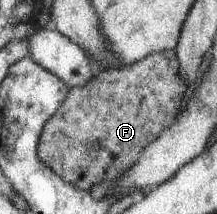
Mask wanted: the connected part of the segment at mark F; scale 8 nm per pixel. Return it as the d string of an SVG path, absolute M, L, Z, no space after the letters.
M173 51L148 54L141 61L116 68L99 71L99 74L83 88L69 88L69 94L61 108L46 122L38 146L38 155L67 182L81 190L90 190L95 184L113 182L126 173L145 152L147 145L157 140L178 116L187 82L183 80L182 65Z

